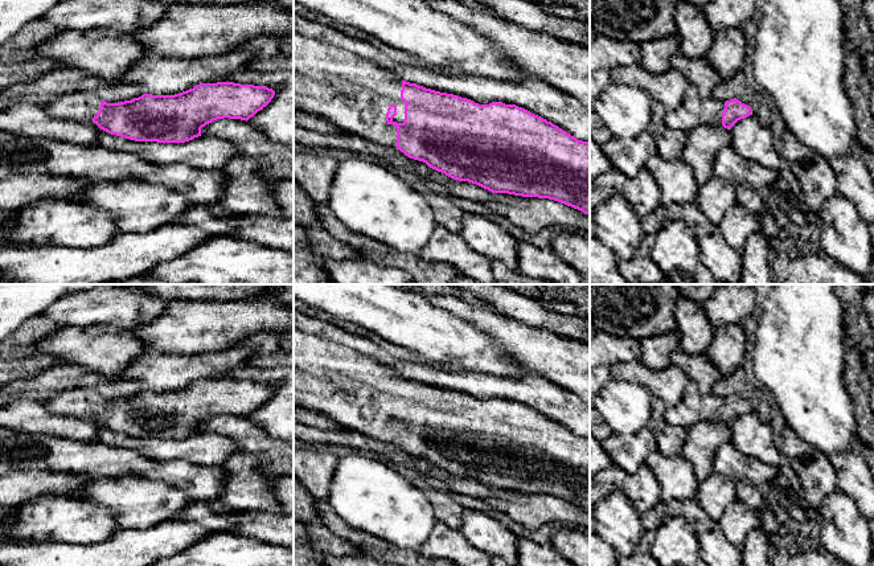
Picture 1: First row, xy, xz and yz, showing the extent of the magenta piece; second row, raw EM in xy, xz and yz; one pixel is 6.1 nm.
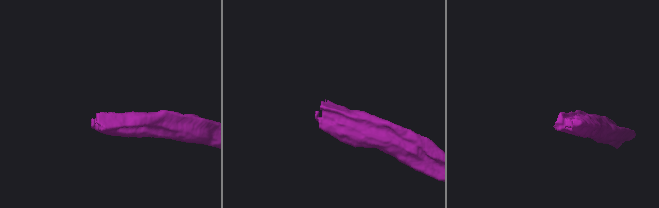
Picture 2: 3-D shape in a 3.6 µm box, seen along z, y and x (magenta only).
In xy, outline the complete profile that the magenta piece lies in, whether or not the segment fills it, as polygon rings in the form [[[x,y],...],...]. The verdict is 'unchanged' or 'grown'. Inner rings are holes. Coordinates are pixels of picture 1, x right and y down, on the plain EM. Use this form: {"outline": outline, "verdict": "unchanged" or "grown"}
{"outline": [[[234,378],[200,380],[175,391],[143,390],[131,397],[107,399],[94,387],[70,389],[58,393],[42,405],[54,414],[93,418],[100,426],[135,438],[185,439],[201,432],[201,424],[217,415],[249,417],[263,406],[275,387],[266,382]]], "verdict": "grown"}

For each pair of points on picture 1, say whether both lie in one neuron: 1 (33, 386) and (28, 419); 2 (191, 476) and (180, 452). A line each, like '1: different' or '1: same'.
1: different
2: different

